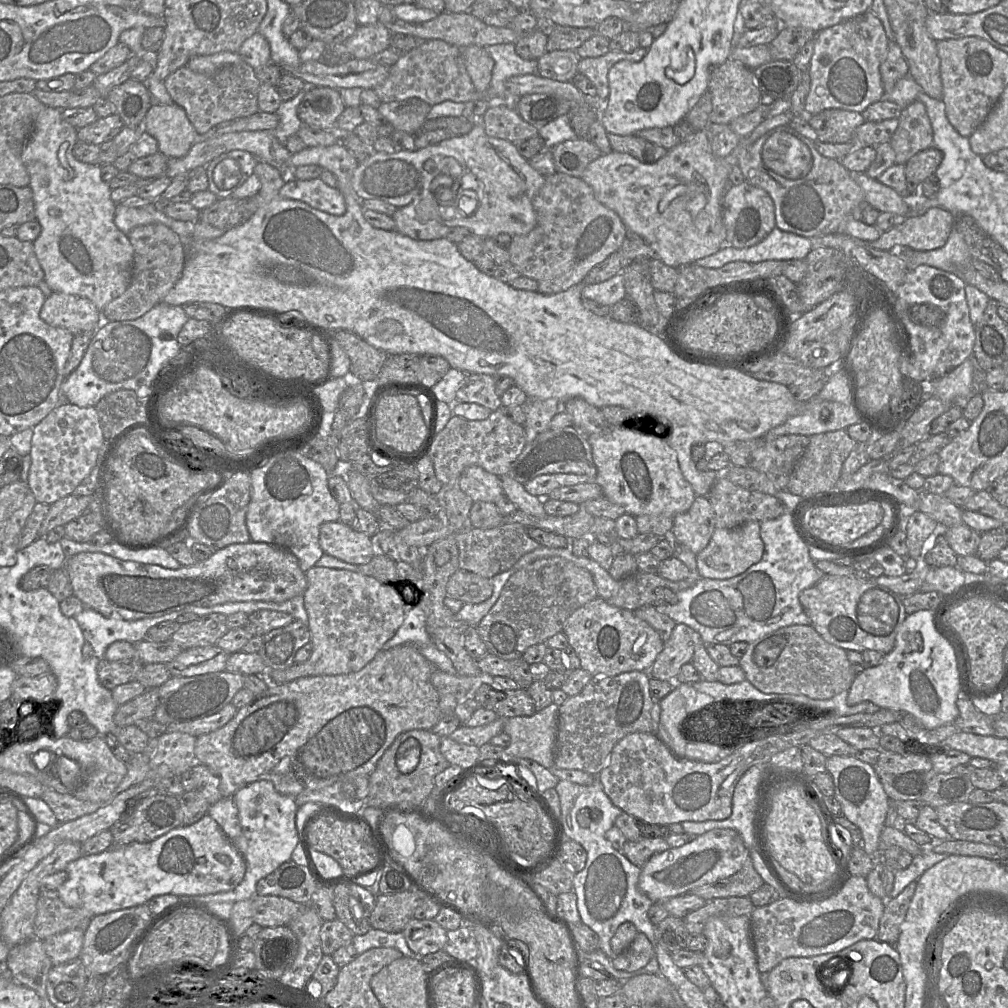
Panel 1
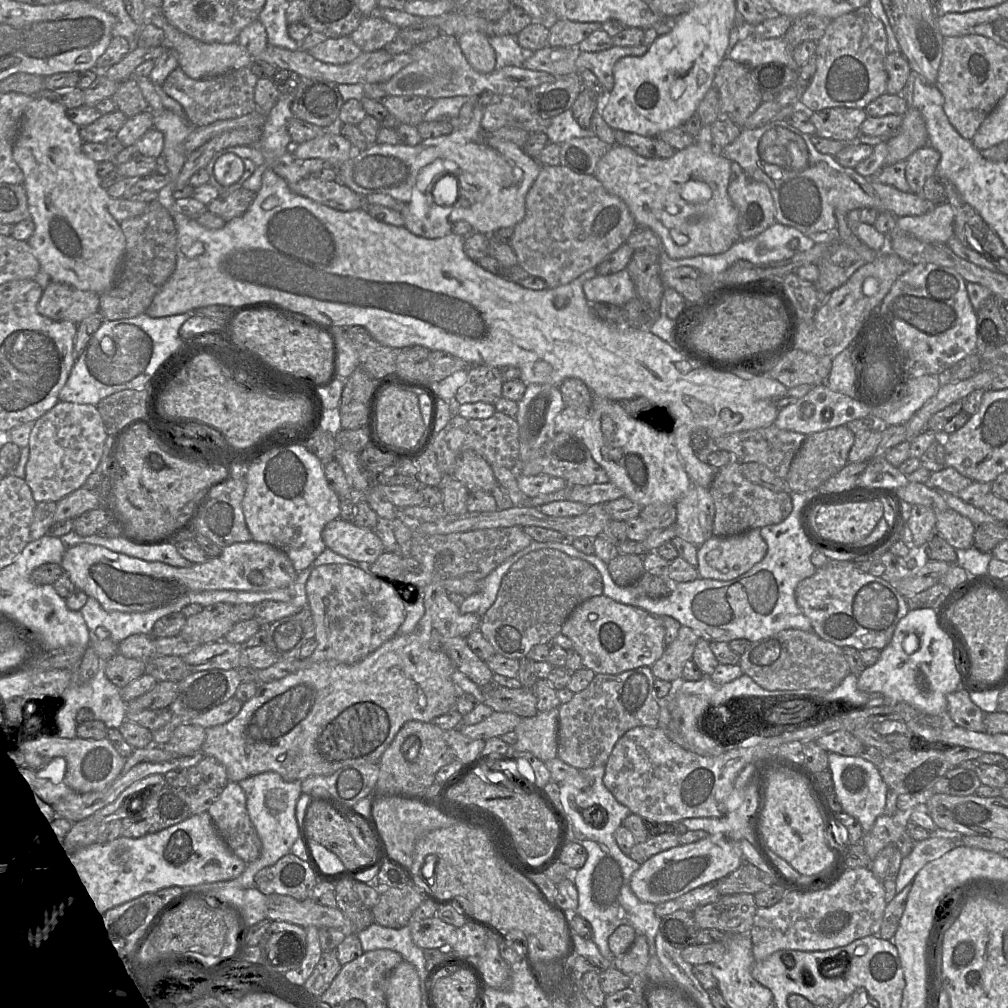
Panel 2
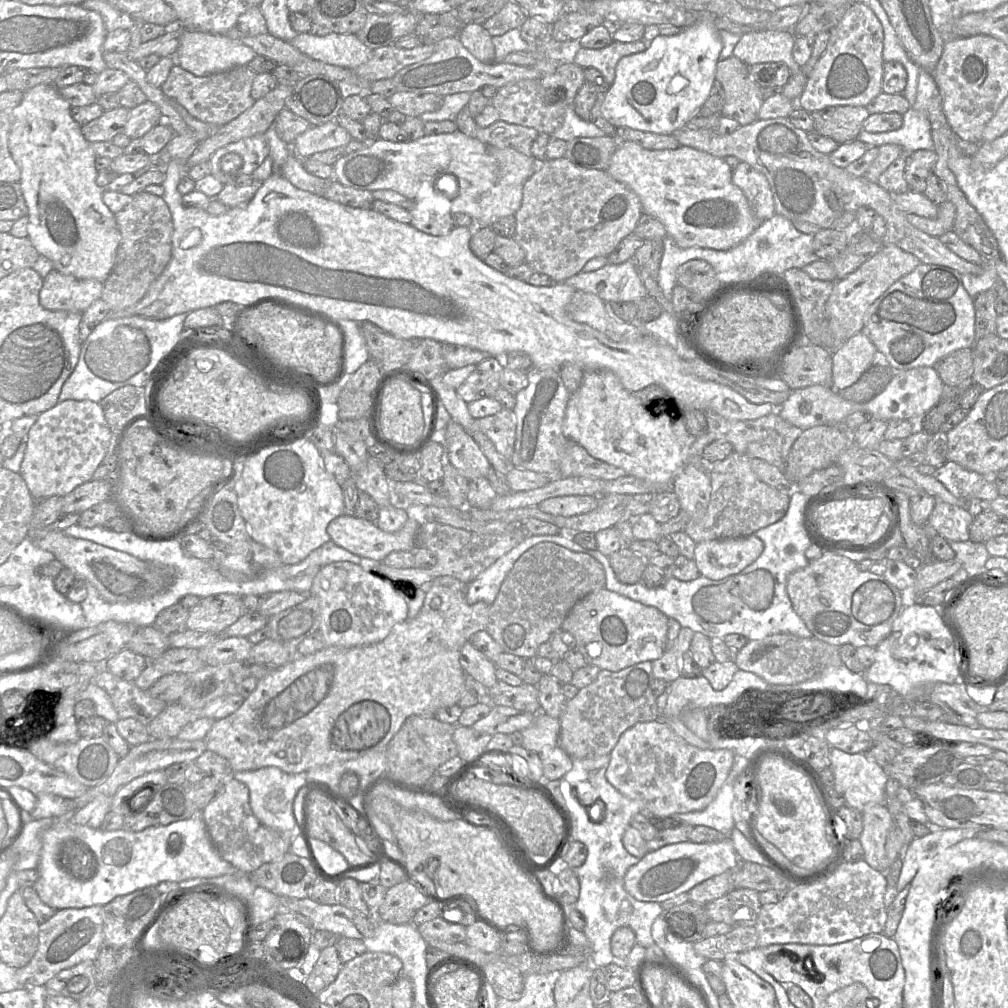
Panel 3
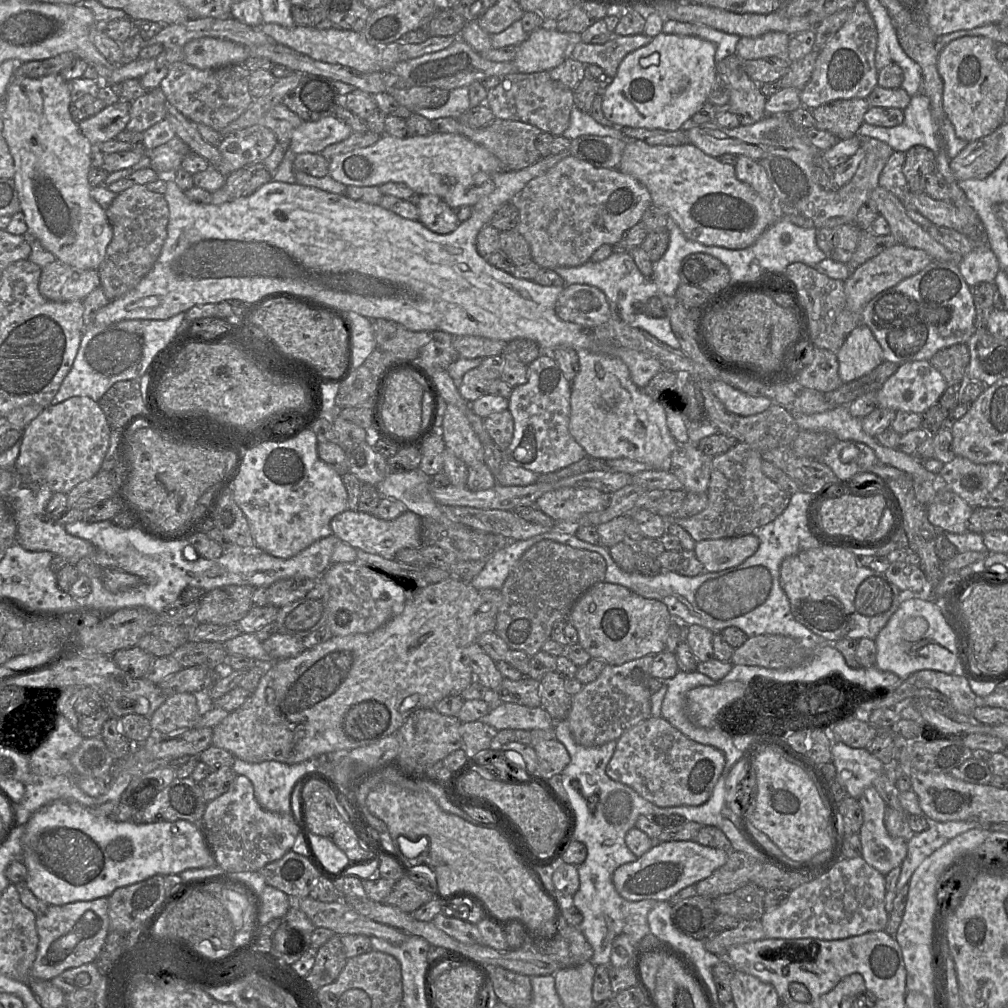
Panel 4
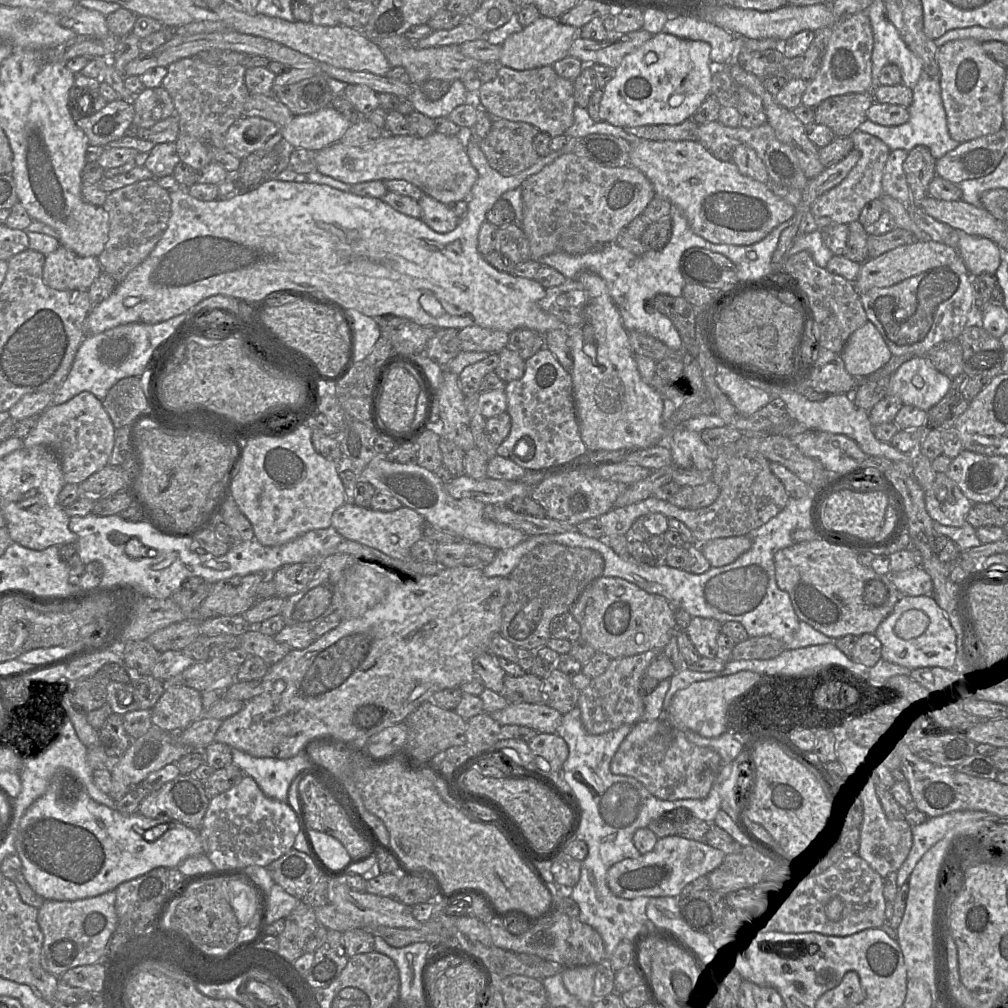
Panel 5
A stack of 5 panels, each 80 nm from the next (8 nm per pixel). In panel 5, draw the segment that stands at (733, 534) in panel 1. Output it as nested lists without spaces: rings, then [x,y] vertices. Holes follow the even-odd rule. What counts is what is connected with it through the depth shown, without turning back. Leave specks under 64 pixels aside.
[[[747,535],[717,538],[704,544],[700,549],[711,567],[722,567],[733,563],[751,548],[752,542]]]

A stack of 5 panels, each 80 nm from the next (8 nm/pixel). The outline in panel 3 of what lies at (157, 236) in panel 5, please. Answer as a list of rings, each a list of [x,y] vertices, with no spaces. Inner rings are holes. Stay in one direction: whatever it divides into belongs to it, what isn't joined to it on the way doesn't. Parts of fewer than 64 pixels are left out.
[[[145,191],[132,196],[131,202],[114,214],[121,239],[115,264],[103,282],[101,294],[111,311],[121,311],[139,302],[163,272],[172,254],[173,221],[164,199]]]

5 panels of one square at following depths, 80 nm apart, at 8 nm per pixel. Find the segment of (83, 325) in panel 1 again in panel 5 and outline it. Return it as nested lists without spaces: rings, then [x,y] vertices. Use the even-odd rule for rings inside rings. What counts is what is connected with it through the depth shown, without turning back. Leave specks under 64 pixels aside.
[[[59,246],[45,257],[43,281],[55,290],[88,291],[101,273],[98,257],[83,257]]]

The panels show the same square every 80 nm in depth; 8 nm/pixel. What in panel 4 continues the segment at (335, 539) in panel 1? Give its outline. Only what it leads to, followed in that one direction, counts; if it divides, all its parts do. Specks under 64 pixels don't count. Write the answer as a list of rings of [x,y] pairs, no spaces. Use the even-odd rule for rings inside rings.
[[[347,509],[333,517],[330,527],[336,537],[353,548],[378,554],[386,560],[393,560],[401,549],[422,546],[421,523],[422,518],[409,510],[394,520],[383,520],[373,514]]]

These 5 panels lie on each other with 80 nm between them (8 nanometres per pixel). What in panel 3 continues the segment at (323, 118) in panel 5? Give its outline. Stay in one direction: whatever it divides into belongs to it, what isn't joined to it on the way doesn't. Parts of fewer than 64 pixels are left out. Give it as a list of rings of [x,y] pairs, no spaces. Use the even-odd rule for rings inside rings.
[[[336,121],[311,126],[297,136],[294,143],[300,158],[309,158],[312,154],[338,148],[349,143],[349,132]]]

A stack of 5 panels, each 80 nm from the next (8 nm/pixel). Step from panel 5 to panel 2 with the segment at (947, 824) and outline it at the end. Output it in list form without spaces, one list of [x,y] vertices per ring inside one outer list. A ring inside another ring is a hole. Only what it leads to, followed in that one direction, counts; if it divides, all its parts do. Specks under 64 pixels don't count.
[[[938,828],[929,831],[928,839],[915,842],[912,852],[902,858],[899,872],[896,876],[896,893],[901,892],[911,883],[916,874],[929,862],[936,860],[955,848],[955,841],[961,840],[963,835],[948,832]]]

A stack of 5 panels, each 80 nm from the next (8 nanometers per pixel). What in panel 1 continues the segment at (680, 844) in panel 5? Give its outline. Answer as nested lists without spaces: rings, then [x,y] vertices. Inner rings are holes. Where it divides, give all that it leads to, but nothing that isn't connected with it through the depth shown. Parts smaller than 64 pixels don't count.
[[[713,829],[681,847],[653,855],[641,868],[638,887],[653,903],[663,902],[737,873],[747,857],[750,857],[749,851],[738,832]]]

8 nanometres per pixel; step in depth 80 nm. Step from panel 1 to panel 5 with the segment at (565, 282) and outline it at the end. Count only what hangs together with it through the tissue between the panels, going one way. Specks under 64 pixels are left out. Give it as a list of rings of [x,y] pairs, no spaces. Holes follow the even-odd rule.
[[[575,153],[560,156],[540,172],[526,179],[521,188],[523,199],[521,228],[529,240],[531,259],[534,260],[556,252],[582,255],[591,251],[597,243],[616,241],[621,229],[642,214],[656,195],[652,183],[639,169],[632,166],[602,166]]]

